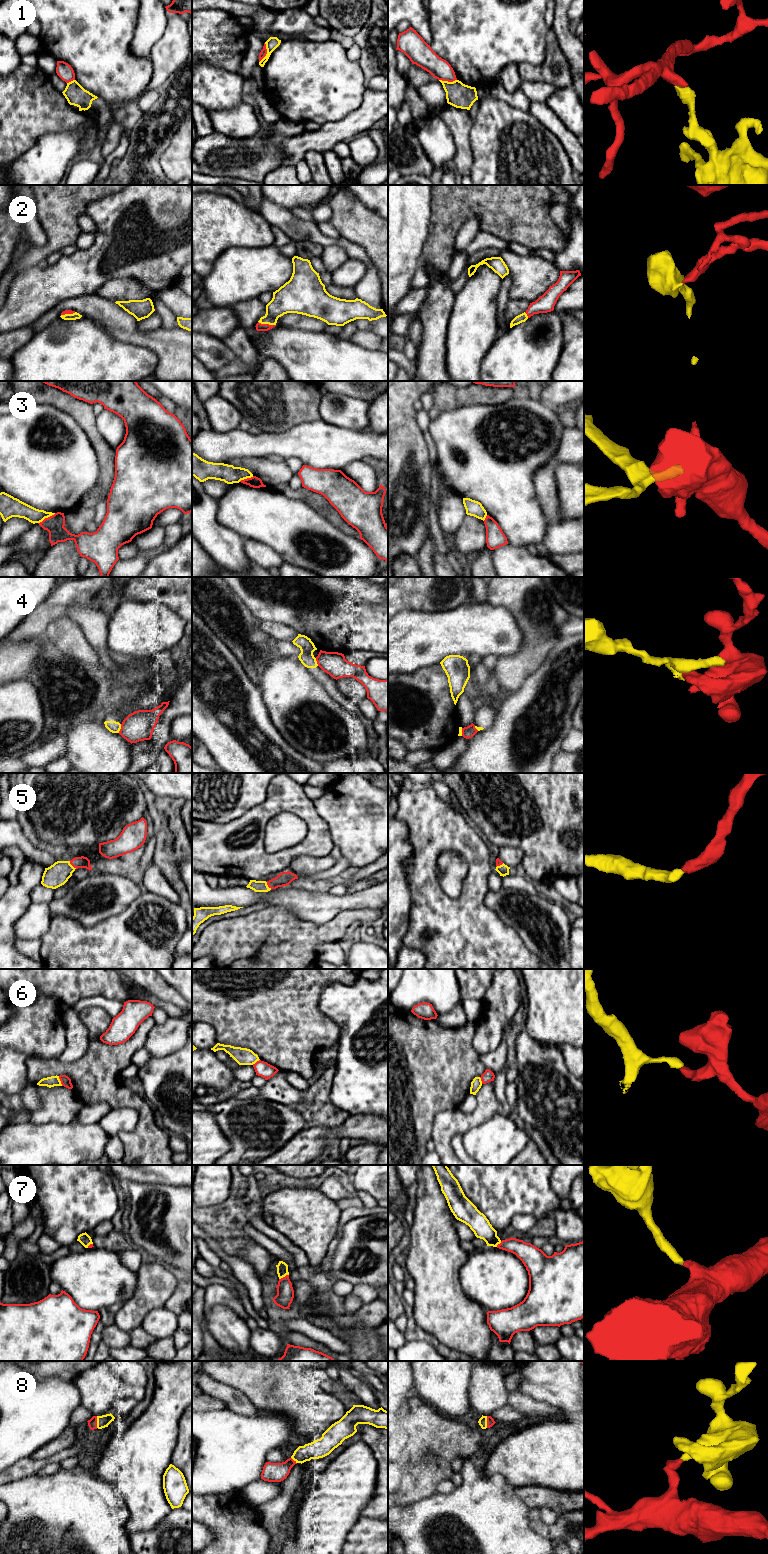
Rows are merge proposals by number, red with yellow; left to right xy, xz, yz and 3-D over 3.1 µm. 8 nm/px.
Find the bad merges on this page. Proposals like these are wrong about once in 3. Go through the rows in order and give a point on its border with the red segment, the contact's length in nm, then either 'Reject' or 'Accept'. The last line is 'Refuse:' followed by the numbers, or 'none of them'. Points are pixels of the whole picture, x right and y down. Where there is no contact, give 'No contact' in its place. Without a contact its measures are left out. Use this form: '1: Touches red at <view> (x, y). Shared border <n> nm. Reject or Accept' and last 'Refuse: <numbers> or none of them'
1: Touches red at xz (266, 53). Shared border 170 nm. Reject
2: Touches red at xz (267, 324). Shared border 150 nm. Accept
3: Touches red at xy (46, 518). Shared border 170 nm. Reject
4: Touches red at xy (121, 728). Shared border 80 nm. Reject
5: Touches red at xy (72, 865). Shared border 90 nm. Accept
6: Touches red at xy (60, 1080). Shared border 90 nm. Reject
7: Touches red at xz (283, 1277). Shared border 90 nm. Accept
8: Touches red at xy (96, 1422). Shared border 100 nm. Accept
Refuse: 1, 3, 4, 6

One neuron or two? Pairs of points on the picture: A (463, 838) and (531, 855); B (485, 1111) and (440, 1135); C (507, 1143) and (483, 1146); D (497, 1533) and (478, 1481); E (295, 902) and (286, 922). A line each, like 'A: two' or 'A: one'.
A: two
B: one
C: one
D: one
E: two

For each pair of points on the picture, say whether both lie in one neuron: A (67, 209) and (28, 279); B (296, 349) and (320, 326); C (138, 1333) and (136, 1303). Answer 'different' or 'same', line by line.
A: different
B: different
C: different

